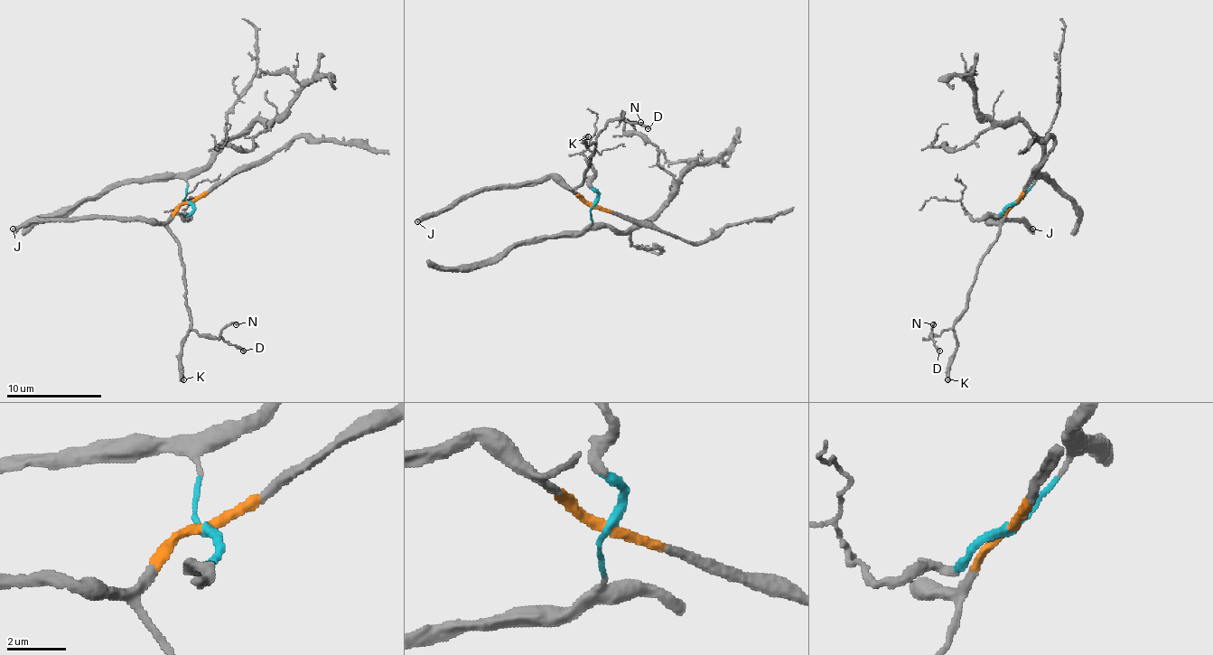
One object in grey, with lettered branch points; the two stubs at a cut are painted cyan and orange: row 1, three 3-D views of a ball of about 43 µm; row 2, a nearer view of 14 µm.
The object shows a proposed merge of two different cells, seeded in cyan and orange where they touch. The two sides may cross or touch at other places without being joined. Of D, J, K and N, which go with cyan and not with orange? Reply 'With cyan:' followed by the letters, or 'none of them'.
With cyan: none of them

